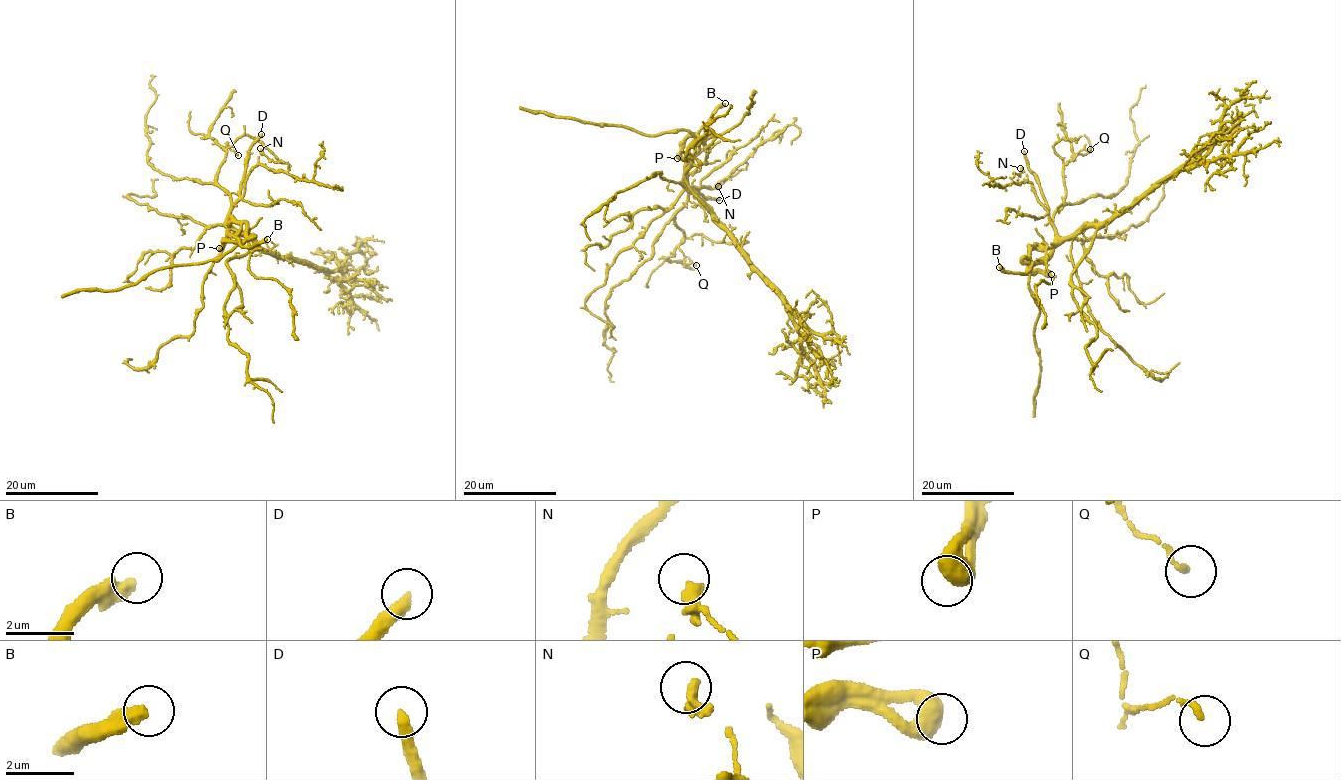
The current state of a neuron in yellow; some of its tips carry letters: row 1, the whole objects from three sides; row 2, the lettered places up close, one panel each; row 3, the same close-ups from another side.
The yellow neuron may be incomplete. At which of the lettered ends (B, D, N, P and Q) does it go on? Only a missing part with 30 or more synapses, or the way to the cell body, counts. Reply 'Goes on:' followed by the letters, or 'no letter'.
Goes on: B

